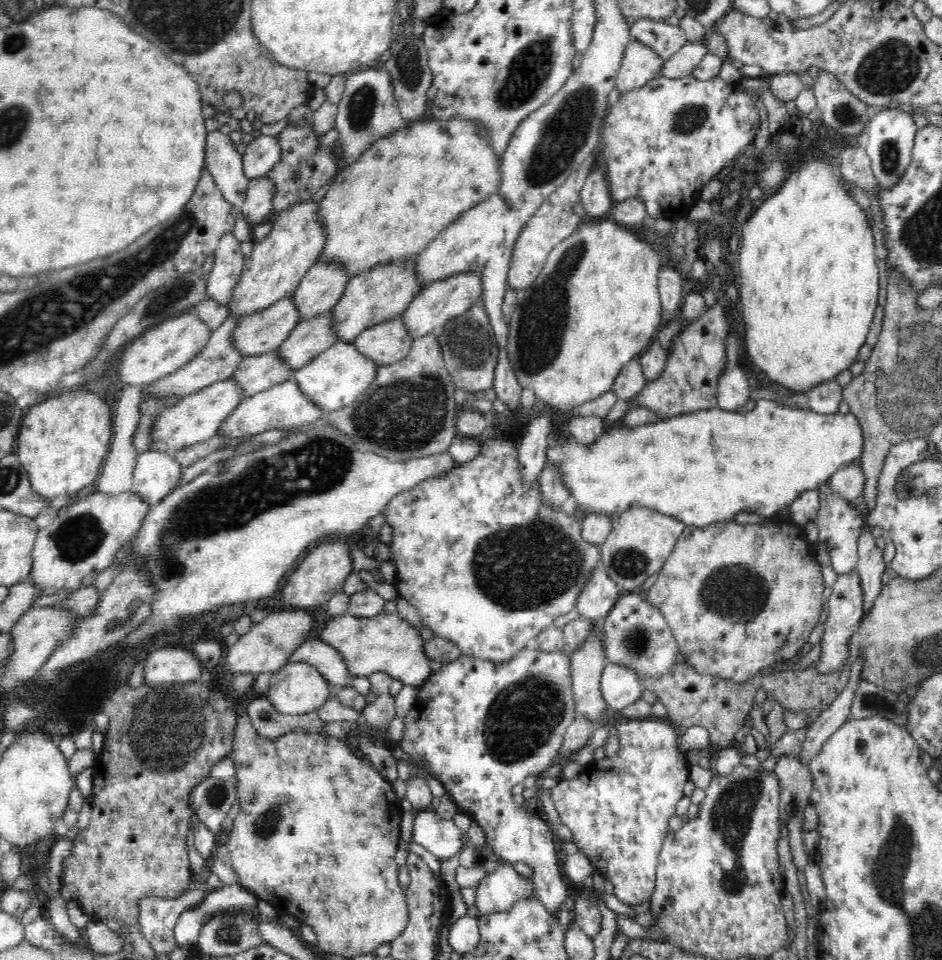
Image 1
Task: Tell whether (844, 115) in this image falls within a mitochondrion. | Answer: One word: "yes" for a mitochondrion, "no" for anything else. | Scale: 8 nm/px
yes

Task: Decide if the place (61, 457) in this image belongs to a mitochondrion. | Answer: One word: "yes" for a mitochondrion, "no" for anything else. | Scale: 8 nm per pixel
no

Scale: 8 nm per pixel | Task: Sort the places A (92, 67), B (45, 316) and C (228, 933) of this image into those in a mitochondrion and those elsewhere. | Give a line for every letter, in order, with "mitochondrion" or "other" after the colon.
A: other
B: mitochondrion
C: mitochondrion

